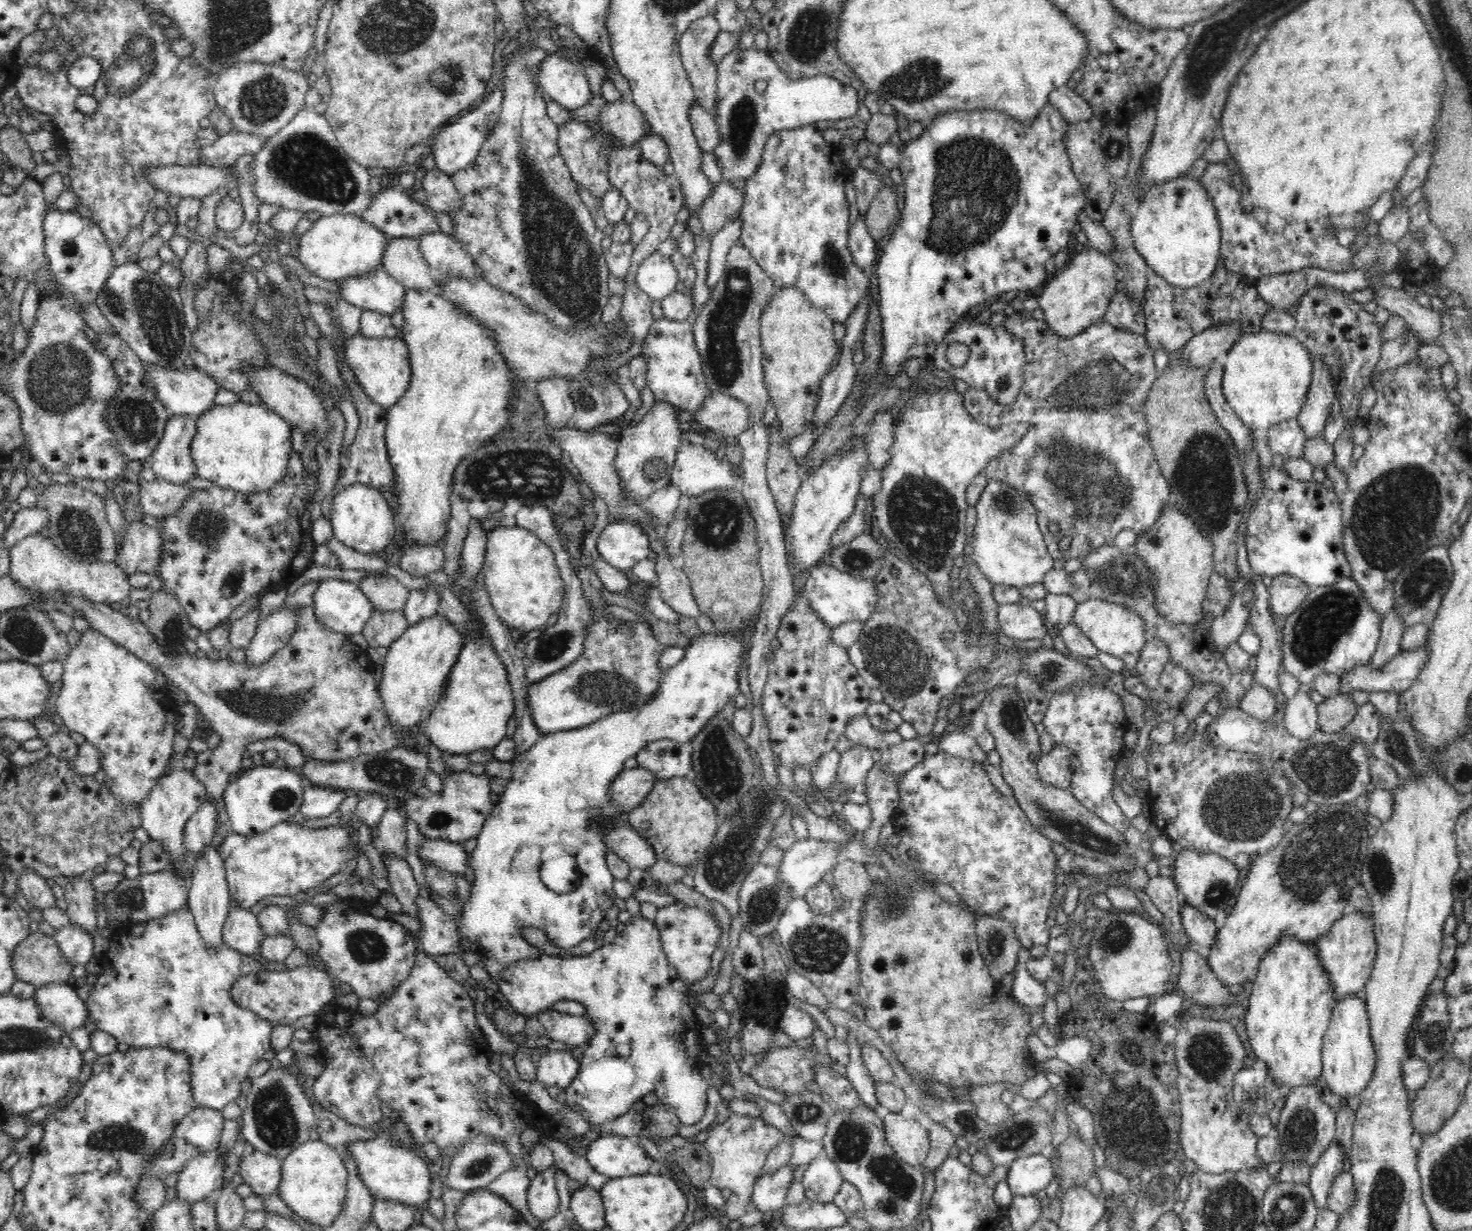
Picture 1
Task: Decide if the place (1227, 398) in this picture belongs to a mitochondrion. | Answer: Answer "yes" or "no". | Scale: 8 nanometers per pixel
no

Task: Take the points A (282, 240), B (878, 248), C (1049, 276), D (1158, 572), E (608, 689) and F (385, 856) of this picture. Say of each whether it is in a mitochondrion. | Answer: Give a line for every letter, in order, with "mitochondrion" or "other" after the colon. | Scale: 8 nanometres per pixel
A: other
B: other
C: other
D: mitochondrion
E: mitochondrion
F: other

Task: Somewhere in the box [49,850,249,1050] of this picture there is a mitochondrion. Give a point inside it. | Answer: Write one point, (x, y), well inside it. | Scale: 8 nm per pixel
(127, 900)

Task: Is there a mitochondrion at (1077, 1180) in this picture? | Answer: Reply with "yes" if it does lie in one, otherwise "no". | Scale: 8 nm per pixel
no

